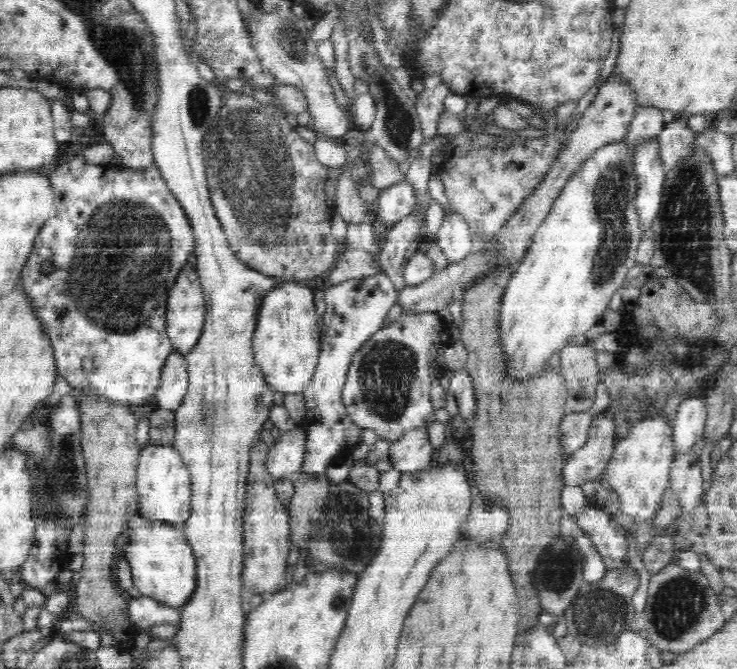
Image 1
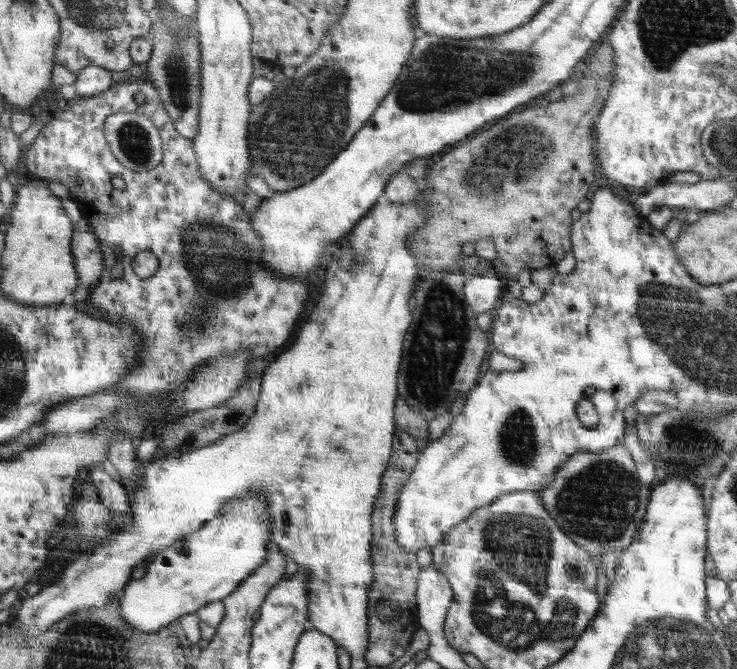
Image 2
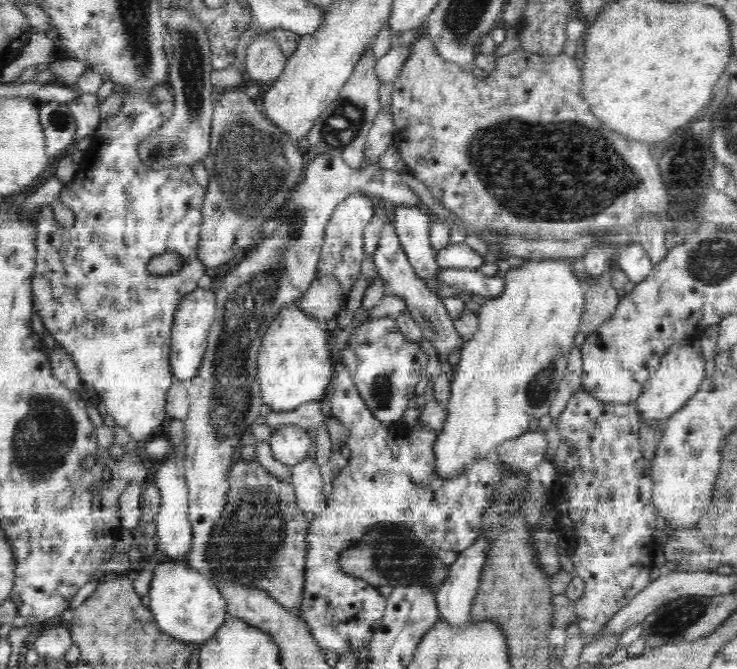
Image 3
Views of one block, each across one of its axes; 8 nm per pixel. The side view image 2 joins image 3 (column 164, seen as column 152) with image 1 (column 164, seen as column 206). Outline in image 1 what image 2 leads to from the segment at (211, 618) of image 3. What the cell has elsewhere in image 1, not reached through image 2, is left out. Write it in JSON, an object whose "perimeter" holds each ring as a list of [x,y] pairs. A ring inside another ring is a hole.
{"perimeter":[[[132,520],[130,522],[130,542],[126,546],[126,560],[134,570],[134,586],[140,590],[140,596],[150,596],[158,604],[182,610],[196,596],[198,588],[198,562],[194,556],[192,544],[186,540],[184,528],[176,530],[158,522]]]}

